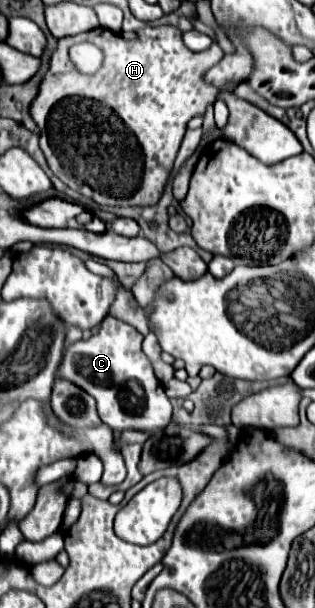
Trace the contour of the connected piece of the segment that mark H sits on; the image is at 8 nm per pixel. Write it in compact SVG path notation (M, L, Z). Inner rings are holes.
M98 27L72 37L62 37L52 55L50 69L40 85L40 93L32 105L32 117L40 127L40 149L50 169L74 191L94 199L100 205L152 205L162 195L174 157L186 133L186 125L194 115L204 115L206 107L216 99L218 89L206 83L206 73L220 63L224 51L214 41L206 51L194 53L182 45L182 33L174 27L144 27L142 37L126 41L110 29ZM76 43L94 43L104 53L102 67L92 73L76 73L68 49Z

